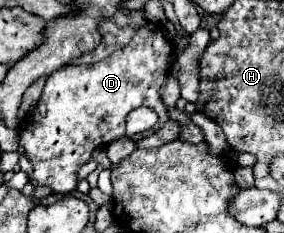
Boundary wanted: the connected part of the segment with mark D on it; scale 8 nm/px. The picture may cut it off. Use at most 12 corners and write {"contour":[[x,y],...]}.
{"contour":[[153,22],[47,76],[19,138],[33,180],[77,188],[139,106],[169,120],[173,44]]}

